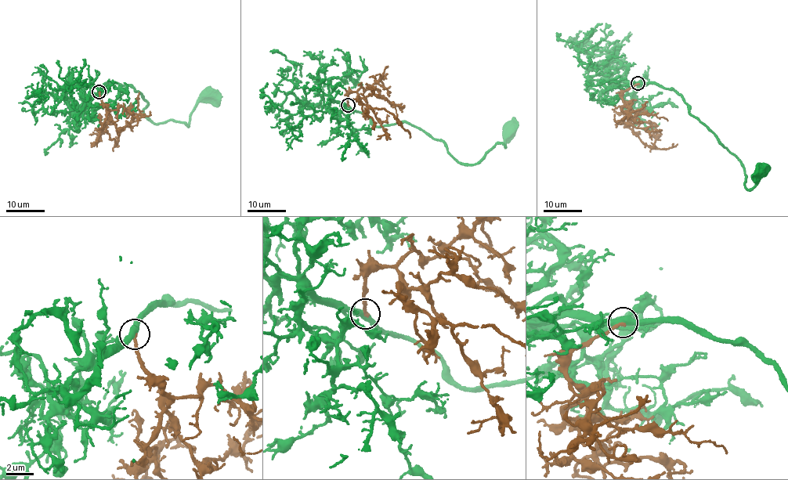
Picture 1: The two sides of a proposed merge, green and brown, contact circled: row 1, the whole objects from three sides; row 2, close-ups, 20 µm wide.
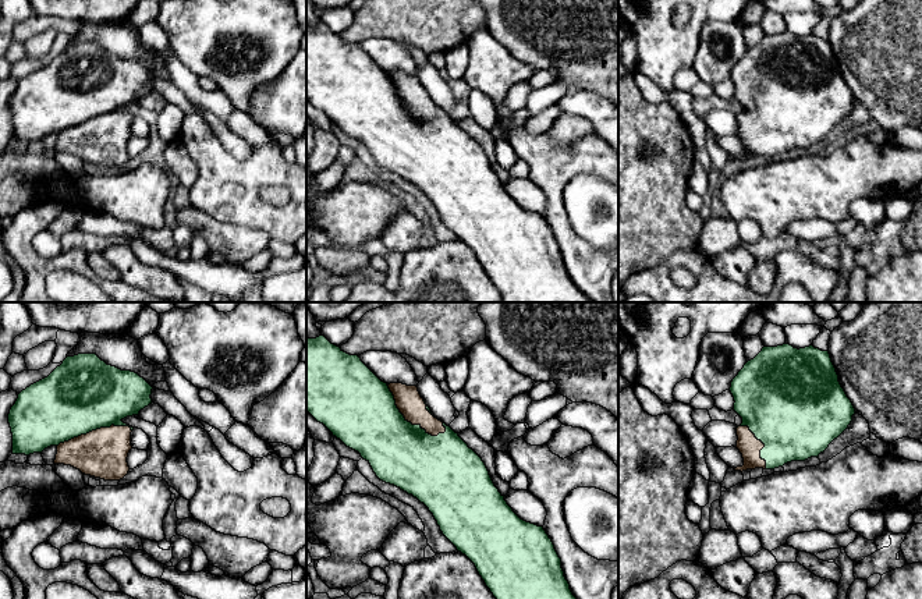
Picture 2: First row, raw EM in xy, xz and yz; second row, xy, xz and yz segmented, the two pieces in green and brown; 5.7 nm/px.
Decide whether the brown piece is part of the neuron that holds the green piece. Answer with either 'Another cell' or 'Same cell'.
Same cell

